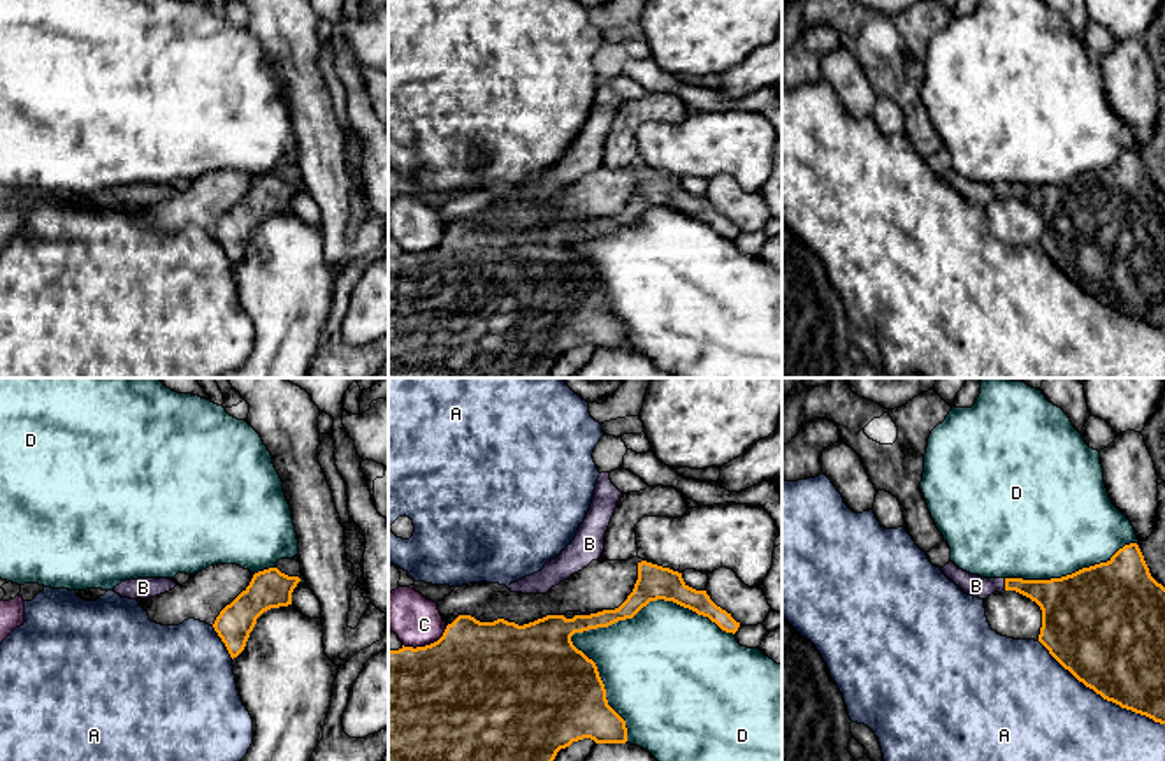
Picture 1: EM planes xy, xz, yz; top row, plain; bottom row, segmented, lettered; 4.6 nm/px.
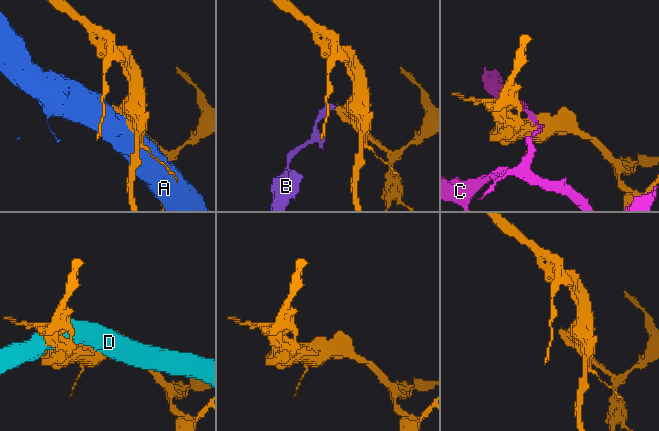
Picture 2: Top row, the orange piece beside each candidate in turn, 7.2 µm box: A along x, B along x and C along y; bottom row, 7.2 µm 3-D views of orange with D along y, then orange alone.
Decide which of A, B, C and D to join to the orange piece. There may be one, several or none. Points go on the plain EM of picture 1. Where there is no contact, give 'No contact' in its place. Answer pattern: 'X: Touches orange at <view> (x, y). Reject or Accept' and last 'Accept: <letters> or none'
A: Touches orange at yz (1100, 301). Reject
B: Touches orange at yz (1005, 190). Accept
C: Touches orange at xz (426, 252). Reject
D: Touches orange at xz (651, 206). Reject
Accept: B

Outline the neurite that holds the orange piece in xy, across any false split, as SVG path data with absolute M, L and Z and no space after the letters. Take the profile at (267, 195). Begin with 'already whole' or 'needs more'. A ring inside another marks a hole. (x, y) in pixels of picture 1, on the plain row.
already whole; M278 174L258 178L250 192L220 218L213 234L232 265L244 257L250 239L264 218L292 211L292 199L299 188L299 183L288 183Z

